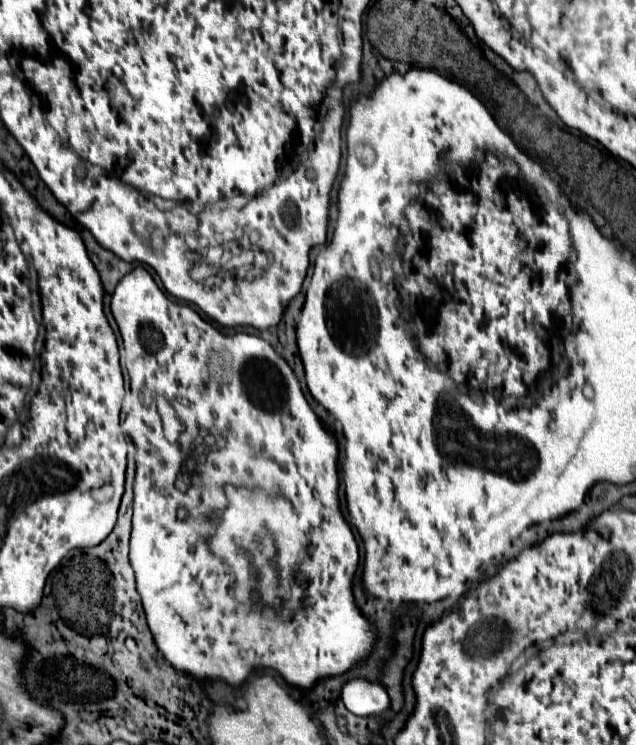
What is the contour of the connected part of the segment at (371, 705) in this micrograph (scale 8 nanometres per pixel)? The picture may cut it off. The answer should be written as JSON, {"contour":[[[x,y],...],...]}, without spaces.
{"contour":[[[364,678],[350,680],[342,688],[342,700],[346,708],[356,716],[382,714],[390,708],[390,698],[384,686],[379,682],[370,682]]]}

